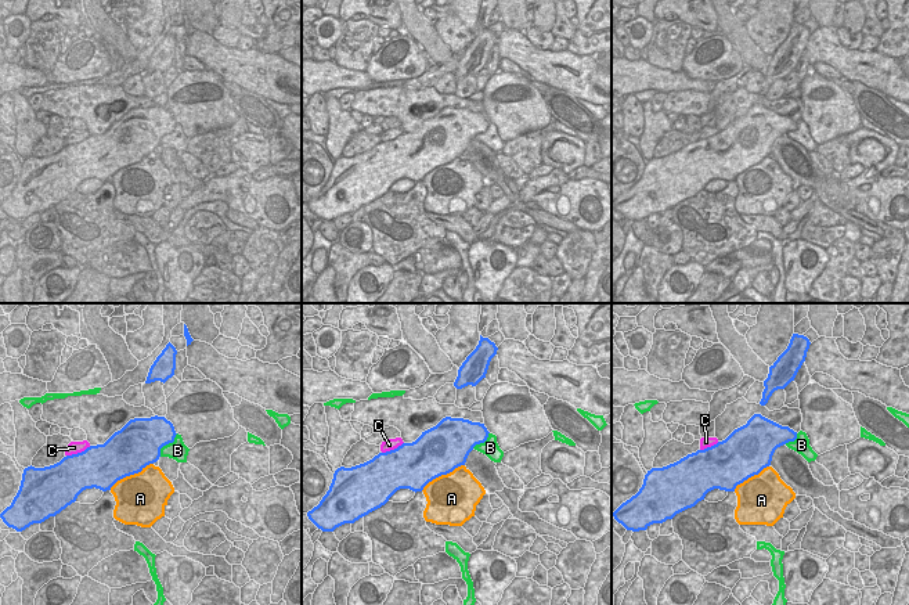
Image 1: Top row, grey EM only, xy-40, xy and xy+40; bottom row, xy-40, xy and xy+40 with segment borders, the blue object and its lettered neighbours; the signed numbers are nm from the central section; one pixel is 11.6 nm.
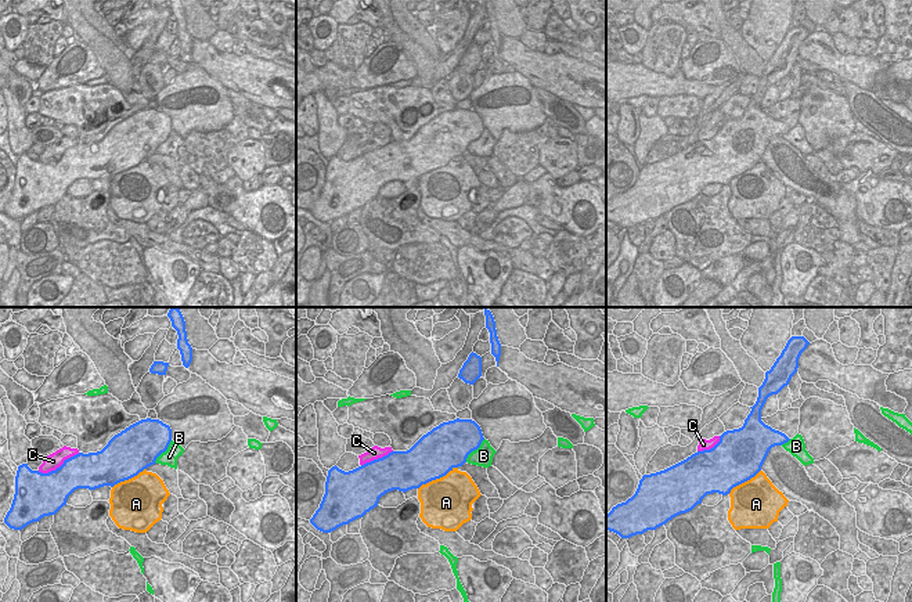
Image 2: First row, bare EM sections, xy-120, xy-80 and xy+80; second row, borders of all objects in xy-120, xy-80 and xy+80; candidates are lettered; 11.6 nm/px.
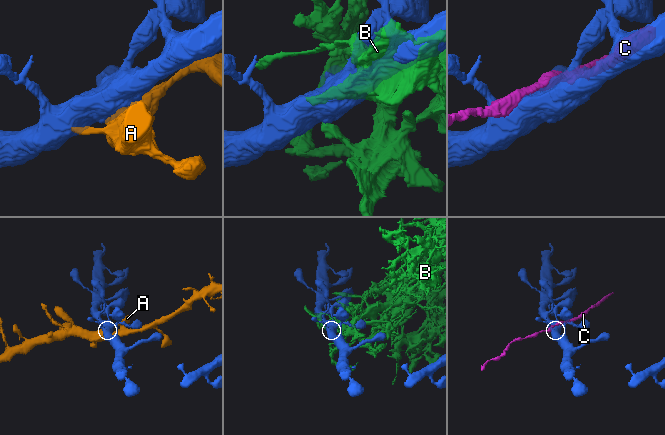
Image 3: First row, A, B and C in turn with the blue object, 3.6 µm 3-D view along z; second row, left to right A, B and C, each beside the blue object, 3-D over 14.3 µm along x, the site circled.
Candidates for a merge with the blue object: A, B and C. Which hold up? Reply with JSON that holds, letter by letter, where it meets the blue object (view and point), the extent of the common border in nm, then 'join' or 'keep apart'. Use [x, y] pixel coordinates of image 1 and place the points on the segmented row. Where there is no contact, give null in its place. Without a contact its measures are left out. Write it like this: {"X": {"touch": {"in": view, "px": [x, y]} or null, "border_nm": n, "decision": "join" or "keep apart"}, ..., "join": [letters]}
{"A": {"touch": {"in": "xy-40", "px": [130, 474]}, "border_nm": 600, "decision": "keep apart"}, "B": {"touch": {"in": "xy-40", "px": [166, 443]}, "border_nm": 340, "decision": "keep apart"}, "C": {"touch": {"in": "xy-40", "px": [78, 453]}, "border_nm": 320, "decision": "join"}, "join": ["C"]}

